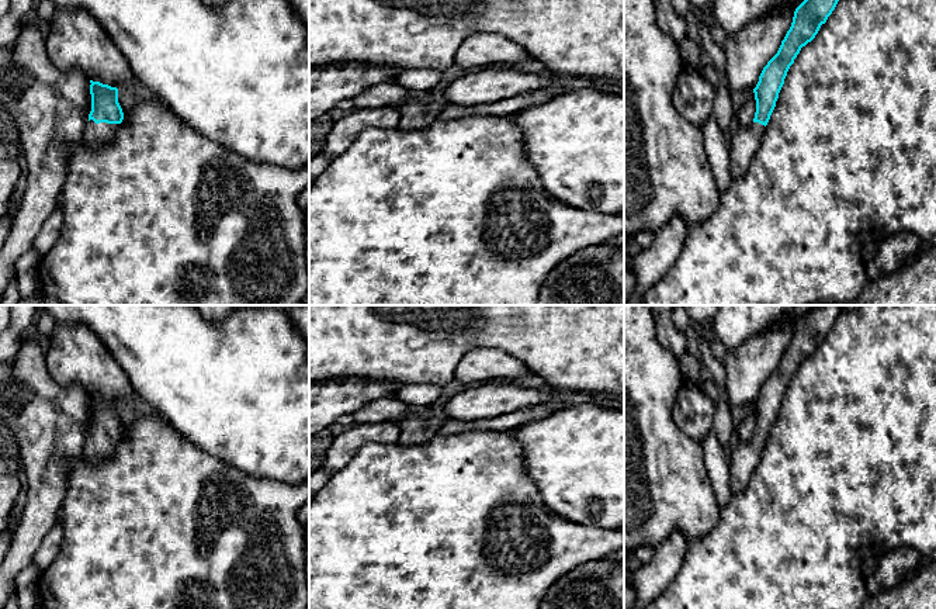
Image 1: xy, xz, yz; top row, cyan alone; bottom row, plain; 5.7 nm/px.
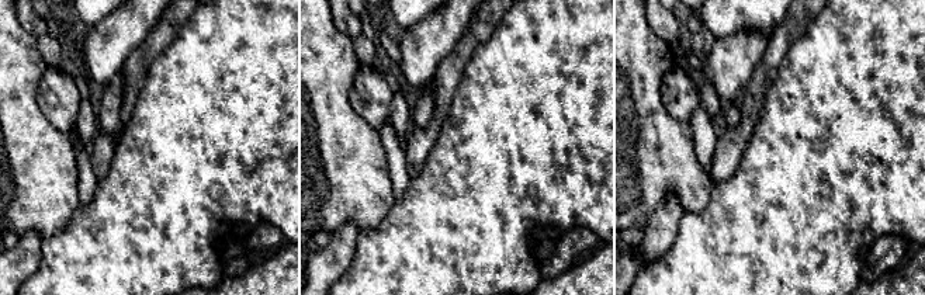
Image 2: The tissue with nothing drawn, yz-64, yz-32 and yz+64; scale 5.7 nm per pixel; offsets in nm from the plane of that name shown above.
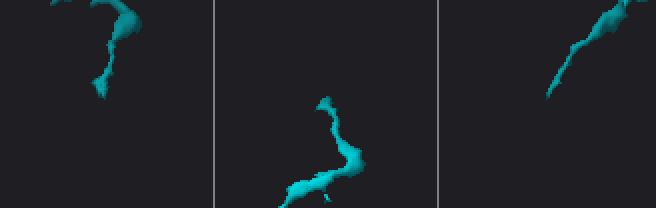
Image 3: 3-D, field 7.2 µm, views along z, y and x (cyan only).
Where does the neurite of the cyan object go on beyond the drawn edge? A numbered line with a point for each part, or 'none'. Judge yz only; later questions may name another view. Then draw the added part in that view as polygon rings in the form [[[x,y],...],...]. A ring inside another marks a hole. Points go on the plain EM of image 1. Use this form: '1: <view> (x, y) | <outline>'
1: yz (744, 460) | [[[752,437],[746,443],[741,443],[728,457],[729,459],[729,489],[732,494],[742,492],[760,461],[766,442]]]

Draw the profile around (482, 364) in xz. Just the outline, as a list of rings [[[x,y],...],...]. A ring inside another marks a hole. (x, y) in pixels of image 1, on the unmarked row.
[[[478,347],[460,359],[454,378],[462,384],[478,385],[496,378],[528,376],[533,376],[533,373],[509,353],[495,347]]]

